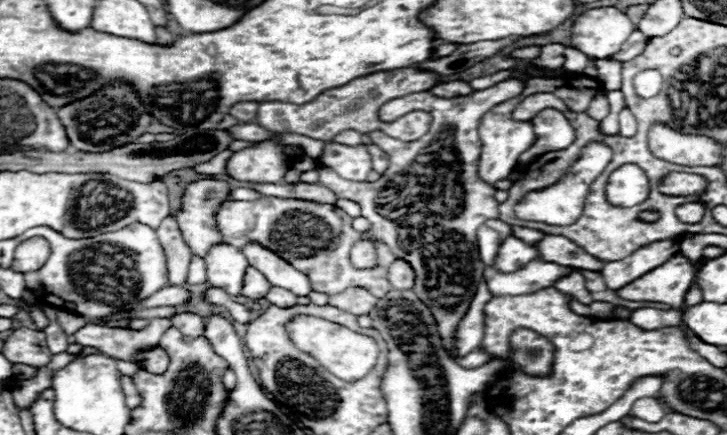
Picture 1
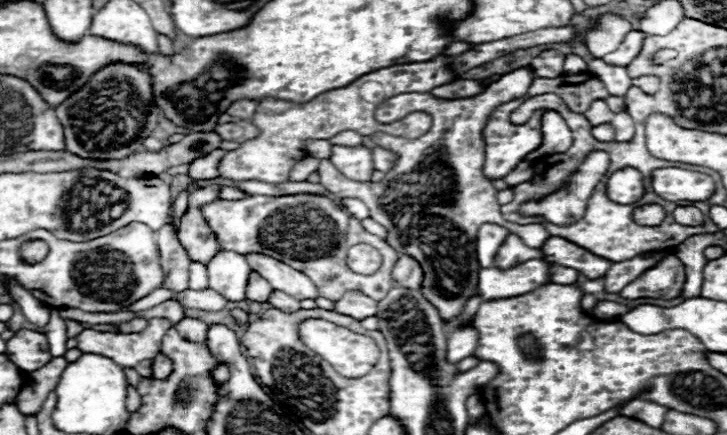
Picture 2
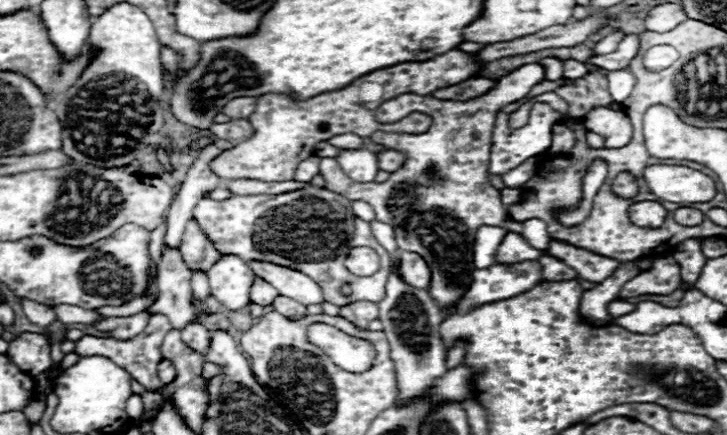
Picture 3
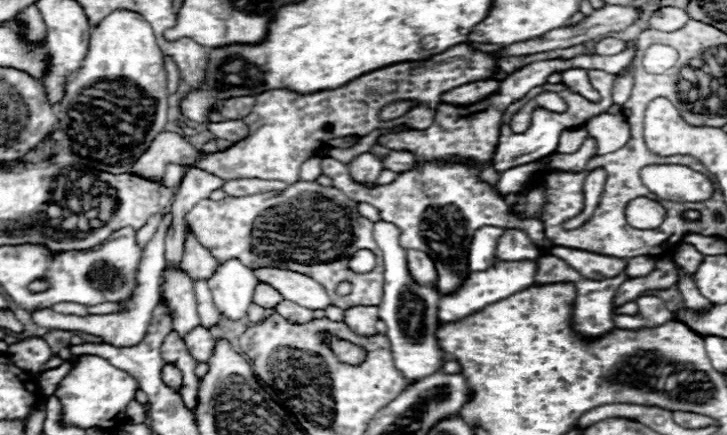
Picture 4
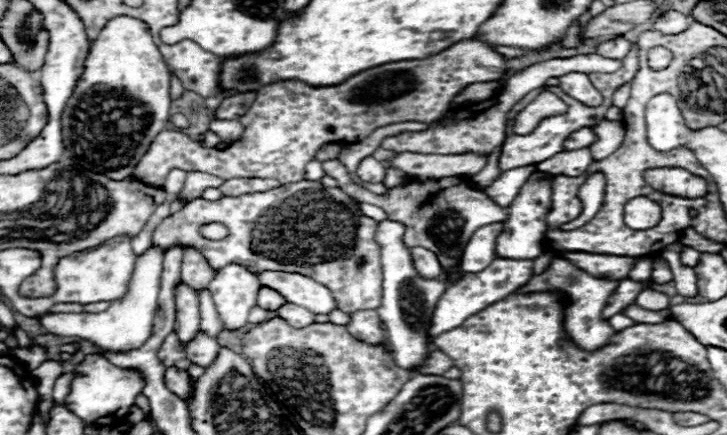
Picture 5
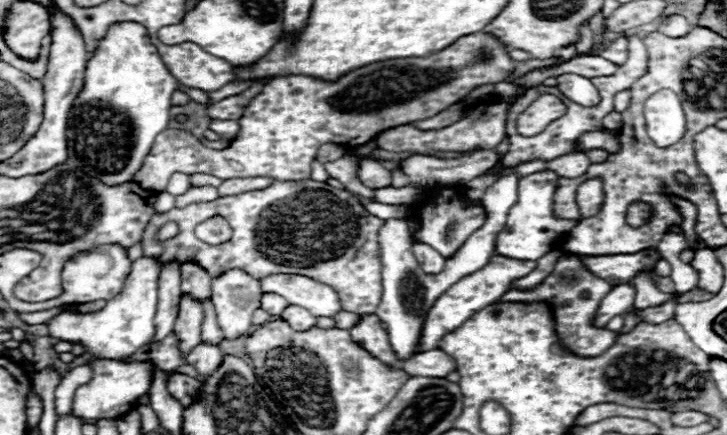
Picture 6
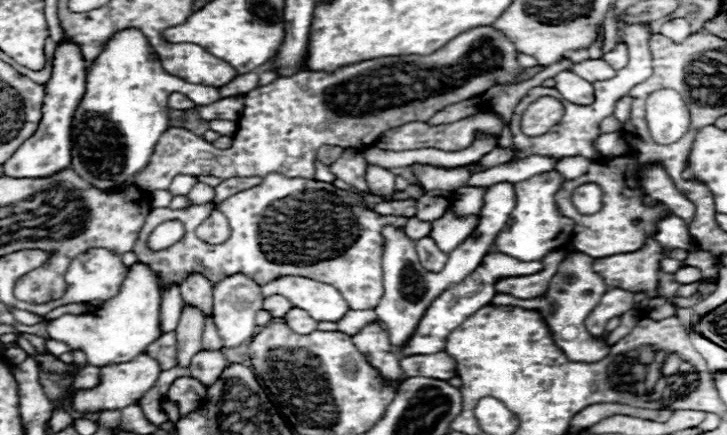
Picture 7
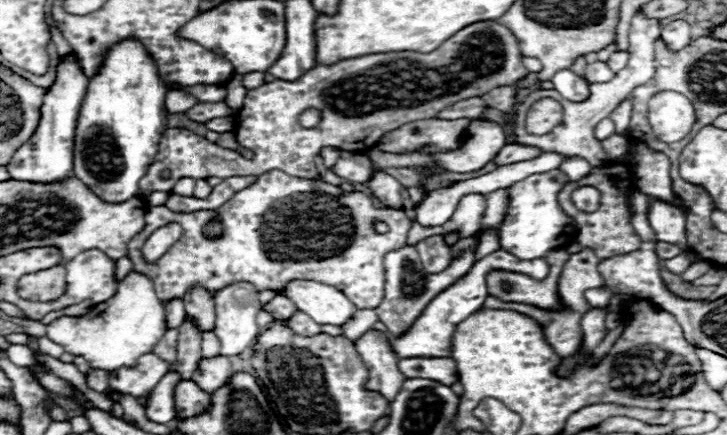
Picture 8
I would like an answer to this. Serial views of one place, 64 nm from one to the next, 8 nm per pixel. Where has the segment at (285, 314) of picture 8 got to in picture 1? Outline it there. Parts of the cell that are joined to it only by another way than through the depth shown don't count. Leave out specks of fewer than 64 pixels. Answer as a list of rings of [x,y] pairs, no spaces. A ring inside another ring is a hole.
[[[250,266],[248,272],[246,272],[246,276],[244,276],[244,290],[242,290],[242,294],[246,298],[258,300],[258,298],[266,298],[268,290],[270,290],[268,280],[260,272],[256,272],[256,268]]]

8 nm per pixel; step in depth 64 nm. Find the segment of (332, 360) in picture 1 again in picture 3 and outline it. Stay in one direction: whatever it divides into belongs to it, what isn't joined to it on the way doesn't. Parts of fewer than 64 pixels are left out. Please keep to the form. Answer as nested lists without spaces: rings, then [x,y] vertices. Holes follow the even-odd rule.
[[[314,324],[308,328],[310,342],[314,342],[318,348],[322,348],[334,364],[348,372],[364,372],[372,366],[374,360],[374,348],[372,344],[364,340],[356,340],[352,336],[346,336],[344,332],[328,326],[328,324]]]

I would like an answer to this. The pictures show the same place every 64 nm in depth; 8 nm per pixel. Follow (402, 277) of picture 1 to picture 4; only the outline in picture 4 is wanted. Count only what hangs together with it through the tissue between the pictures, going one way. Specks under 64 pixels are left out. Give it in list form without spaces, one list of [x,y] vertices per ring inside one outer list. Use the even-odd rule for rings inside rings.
[[[408,250],[408,268],[410,274],[414,276],[414,280],[418,284],[428,284],[428,282],[436,282],[438,274],[436,274],[436,266],[432,262],[432,258],[422,252],[422,250]]]

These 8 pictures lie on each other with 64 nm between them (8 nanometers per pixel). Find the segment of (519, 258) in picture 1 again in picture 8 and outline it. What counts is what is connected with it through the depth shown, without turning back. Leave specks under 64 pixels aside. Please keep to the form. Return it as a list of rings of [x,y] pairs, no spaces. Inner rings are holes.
[[[552,170],[552,172],[532,174],[506,188],[508,210],[498,230],[498,240],[504,250],[516,254],[522,260],[532,260],[546,256],[550,250],[566,248],[568,244],[574,242],[578,234],[576,220],[566,216],[558,202],[558,194],[566,186],[566,182],[568,176],[562,170]],[[584,186],[584,188],[578,188],[574,194],[572,194],[572,200],[574,204],[584,210],[584,212],[592,212],[598,208],[600,204],[600,192],[592,186]]]

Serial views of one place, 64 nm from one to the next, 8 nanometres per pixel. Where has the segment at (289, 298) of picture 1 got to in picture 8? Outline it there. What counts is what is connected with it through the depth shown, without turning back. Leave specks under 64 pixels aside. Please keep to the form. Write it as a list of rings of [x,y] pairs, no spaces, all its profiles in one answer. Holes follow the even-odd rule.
[[[300,310],[296,312],[296,316],[292,316],[292,320],[286,320],[286,326],[292,328],[300,336],[316,336],[316,334],[320,334],[320,324],[316,324],[310,316],[306,316]]]

